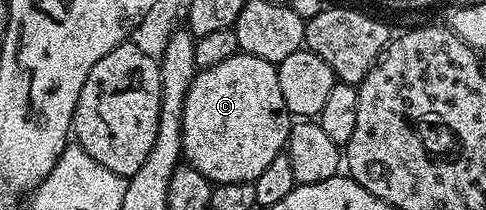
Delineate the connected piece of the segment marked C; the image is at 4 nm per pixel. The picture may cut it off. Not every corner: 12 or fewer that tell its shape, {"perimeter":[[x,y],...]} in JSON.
{"perimeter":[[238,51],[196,71],[182,159],[253,182],[286,149],[278,67]]}

